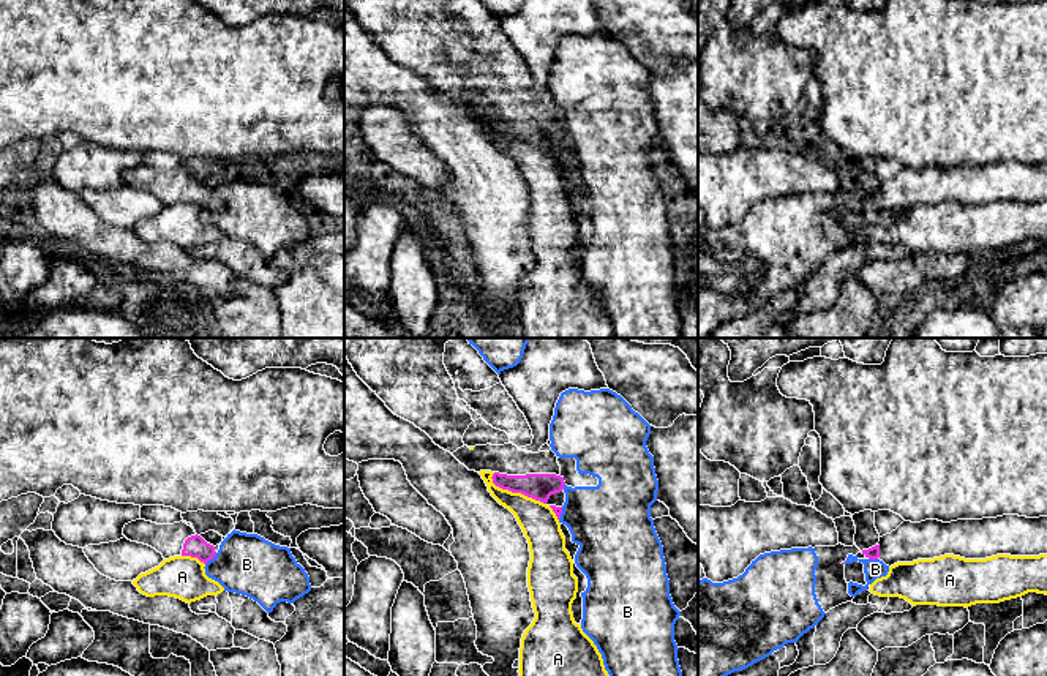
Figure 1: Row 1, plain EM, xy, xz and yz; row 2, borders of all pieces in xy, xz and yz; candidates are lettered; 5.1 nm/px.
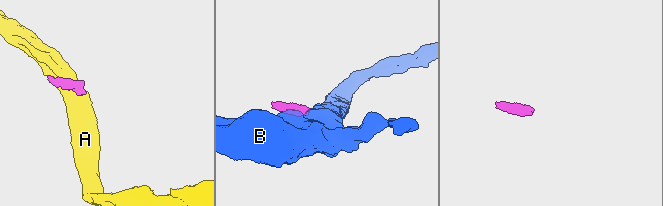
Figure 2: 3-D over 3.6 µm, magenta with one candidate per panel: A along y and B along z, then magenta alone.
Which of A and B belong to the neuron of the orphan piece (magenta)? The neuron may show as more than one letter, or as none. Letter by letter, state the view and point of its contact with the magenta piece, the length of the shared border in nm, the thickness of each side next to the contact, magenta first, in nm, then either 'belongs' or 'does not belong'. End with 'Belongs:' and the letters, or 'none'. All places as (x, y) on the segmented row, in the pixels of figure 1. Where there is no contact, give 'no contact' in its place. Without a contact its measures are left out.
A: contact xz (515, 491); length 320 nm; calibres 140 and 190 nm; does not belong
B: contact xy (210, 558); length 90 nm; calibres 110 and 320 nm; does not belong
Belongs: none

